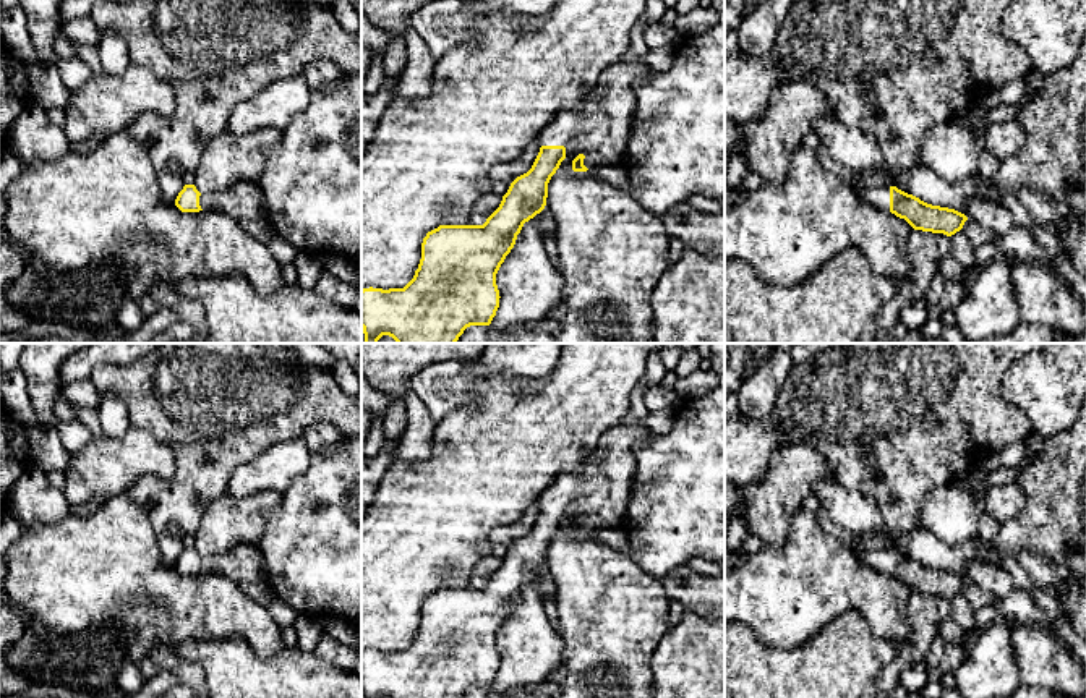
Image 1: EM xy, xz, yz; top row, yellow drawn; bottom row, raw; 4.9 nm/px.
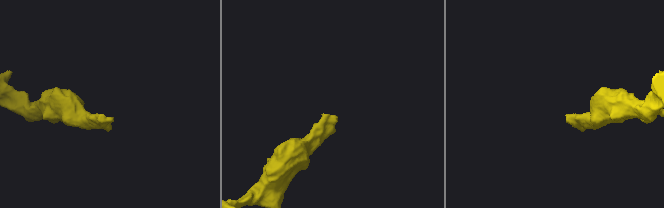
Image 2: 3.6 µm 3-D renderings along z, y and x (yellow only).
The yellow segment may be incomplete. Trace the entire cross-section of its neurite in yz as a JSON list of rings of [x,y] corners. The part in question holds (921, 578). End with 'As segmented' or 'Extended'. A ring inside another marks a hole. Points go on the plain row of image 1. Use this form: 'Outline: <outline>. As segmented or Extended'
Outline: [[[854,549],[857,559],[880,573],[890,573],[904,581],[914,593],[943,596],[947,599],[960,594],[968,580],[955,572],[932,568],[908,557],[896,549]]]. Extended

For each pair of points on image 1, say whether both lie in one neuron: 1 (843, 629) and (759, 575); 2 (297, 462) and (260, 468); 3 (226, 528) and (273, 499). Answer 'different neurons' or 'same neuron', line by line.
1: different neurons
2: same neuron
3: same neuron

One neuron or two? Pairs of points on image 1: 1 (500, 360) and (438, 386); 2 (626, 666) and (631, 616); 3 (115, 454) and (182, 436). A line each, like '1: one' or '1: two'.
1: one
2: one
3: two

